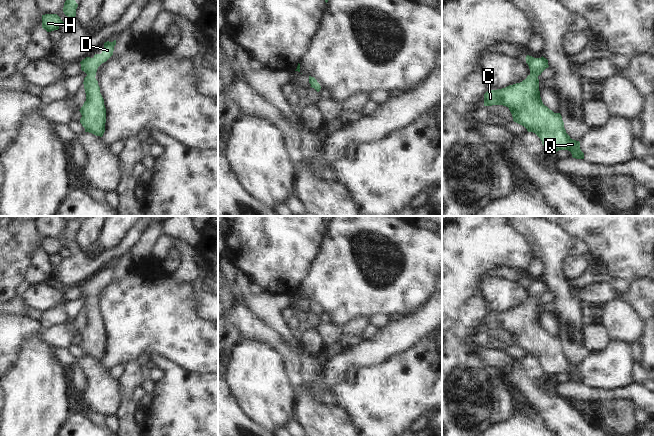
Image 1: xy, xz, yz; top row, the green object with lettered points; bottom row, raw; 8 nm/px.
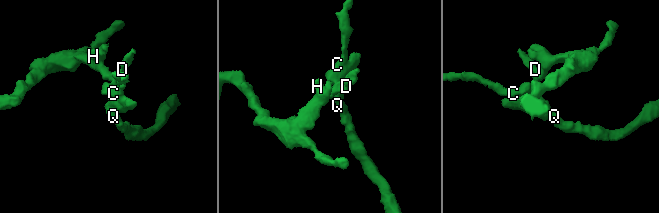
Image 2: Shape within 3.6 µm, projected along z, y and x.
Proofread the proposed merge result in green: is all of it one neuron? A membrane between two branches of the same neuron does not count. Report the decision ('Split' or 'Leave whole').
Leave whole.

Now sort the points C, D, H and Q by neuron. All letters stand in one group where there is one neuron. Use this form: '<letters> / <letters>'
C D H Q

